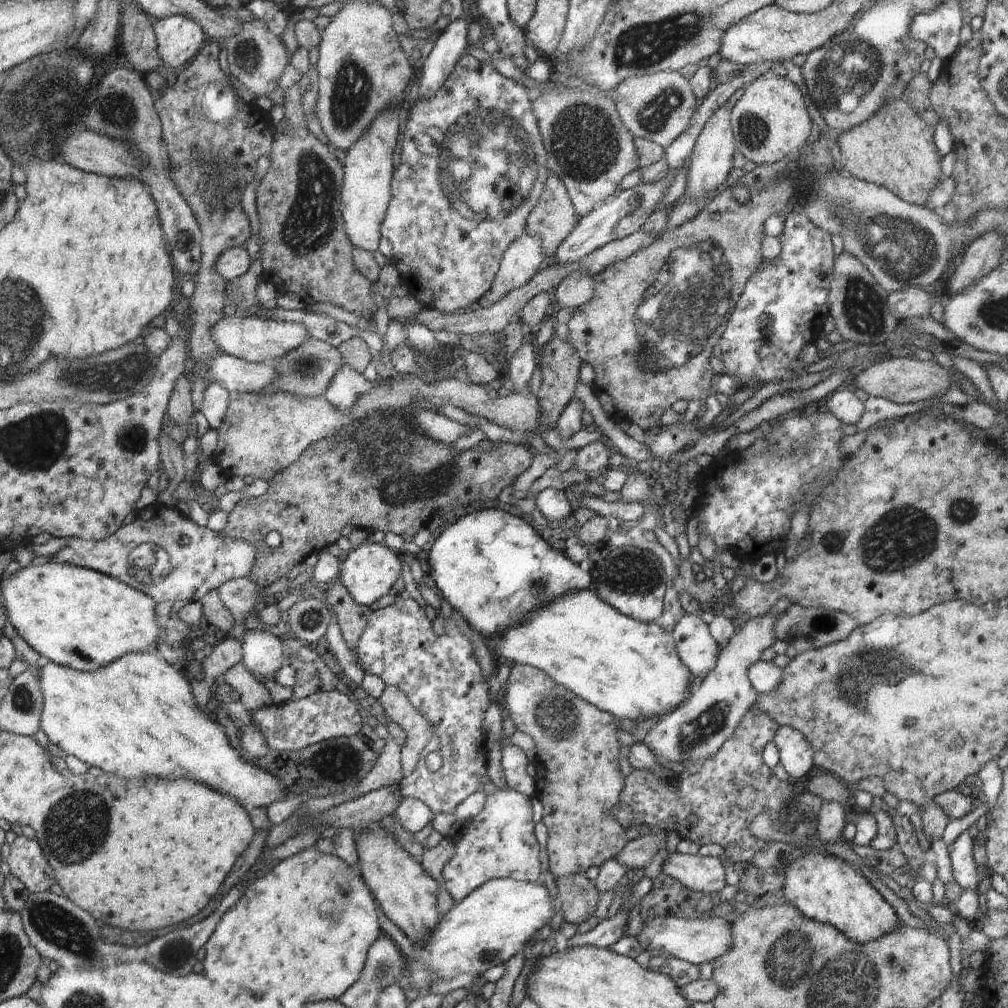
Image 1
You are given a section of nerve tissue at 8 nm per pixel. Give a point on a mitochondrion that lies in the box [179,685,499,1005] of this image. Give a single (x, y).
(383, 966)

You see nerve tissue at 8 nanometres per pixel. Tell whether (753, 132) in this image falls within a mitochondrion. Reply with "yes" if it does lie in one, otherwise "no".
yes

